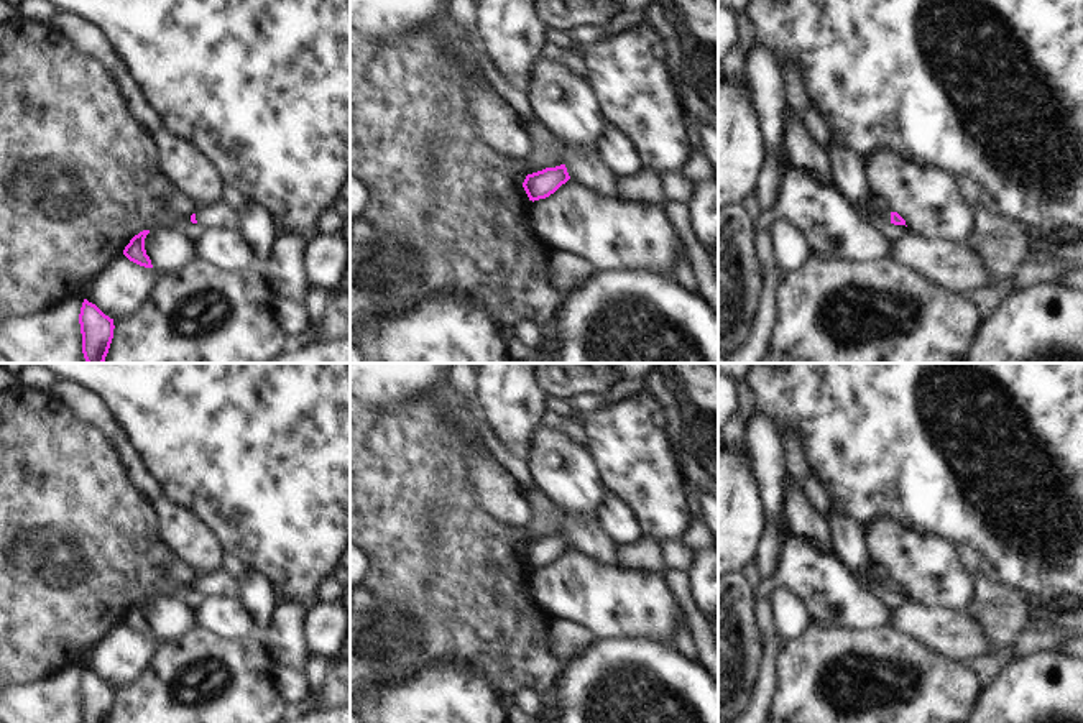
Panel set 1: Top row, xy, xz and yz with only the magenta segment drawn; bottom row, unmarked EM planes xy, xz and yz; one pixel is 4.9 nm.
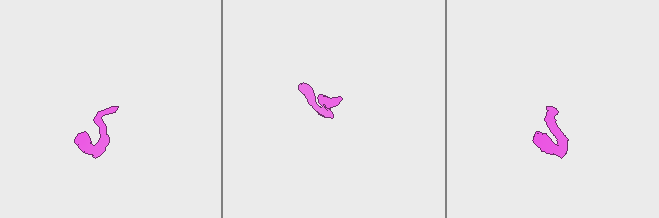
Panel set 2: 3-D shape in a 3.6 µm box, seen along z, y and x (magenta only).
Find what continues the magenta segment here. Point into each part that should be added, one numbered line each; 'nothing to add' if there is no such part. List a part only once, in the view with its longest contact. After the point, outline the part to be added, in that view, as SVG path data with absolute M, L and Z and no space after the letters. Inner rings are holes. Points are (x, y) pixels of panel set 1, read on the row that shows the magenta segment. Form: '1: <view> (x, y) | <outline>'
1: xz (585, 168) | M567 150L565 168L570 181L595 191L601 197L613 197L616 174L600 159L595 151L588 150Z

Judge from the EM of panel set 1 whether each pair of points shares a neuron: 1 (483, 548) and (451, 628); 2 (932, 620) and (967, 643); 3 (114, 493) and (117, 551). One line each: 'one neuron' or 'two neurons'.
1: one neuron
2: one neuron
3: one neuron

